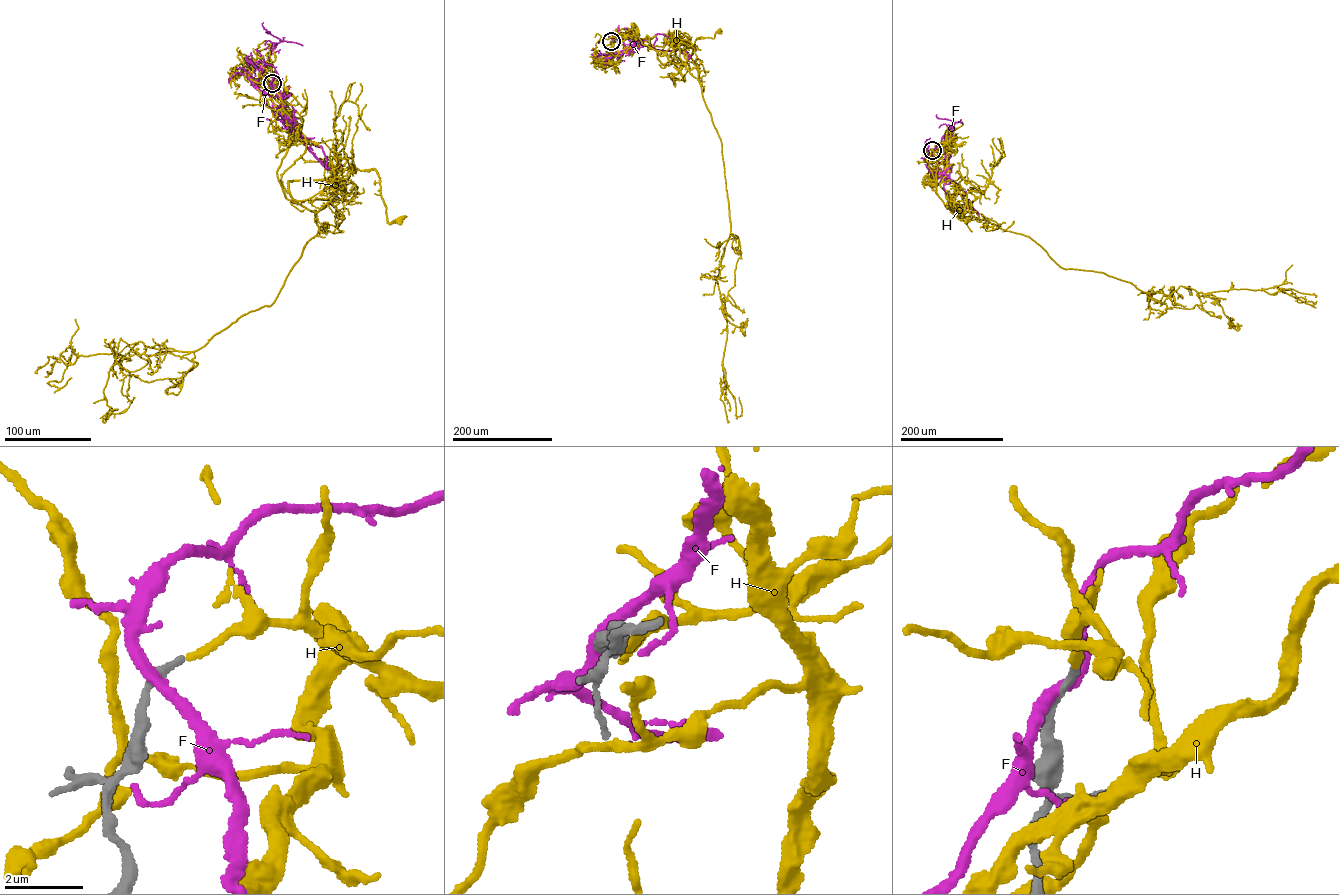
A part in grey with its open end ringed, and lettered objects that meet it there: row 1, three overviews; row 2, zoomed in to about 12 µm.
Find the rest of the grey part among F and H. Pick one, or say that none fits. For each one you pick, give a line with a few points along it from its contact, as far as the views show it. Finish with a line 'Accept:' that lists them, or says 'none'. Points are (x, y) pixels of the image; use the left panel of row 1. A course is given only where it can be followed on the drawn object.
H: Its course: (272, 83), (301, 121), (277, 172), (287, 199), (297, 202), (289, 181), (374, 168), (388, 223), (399, 221)
Accept: H

